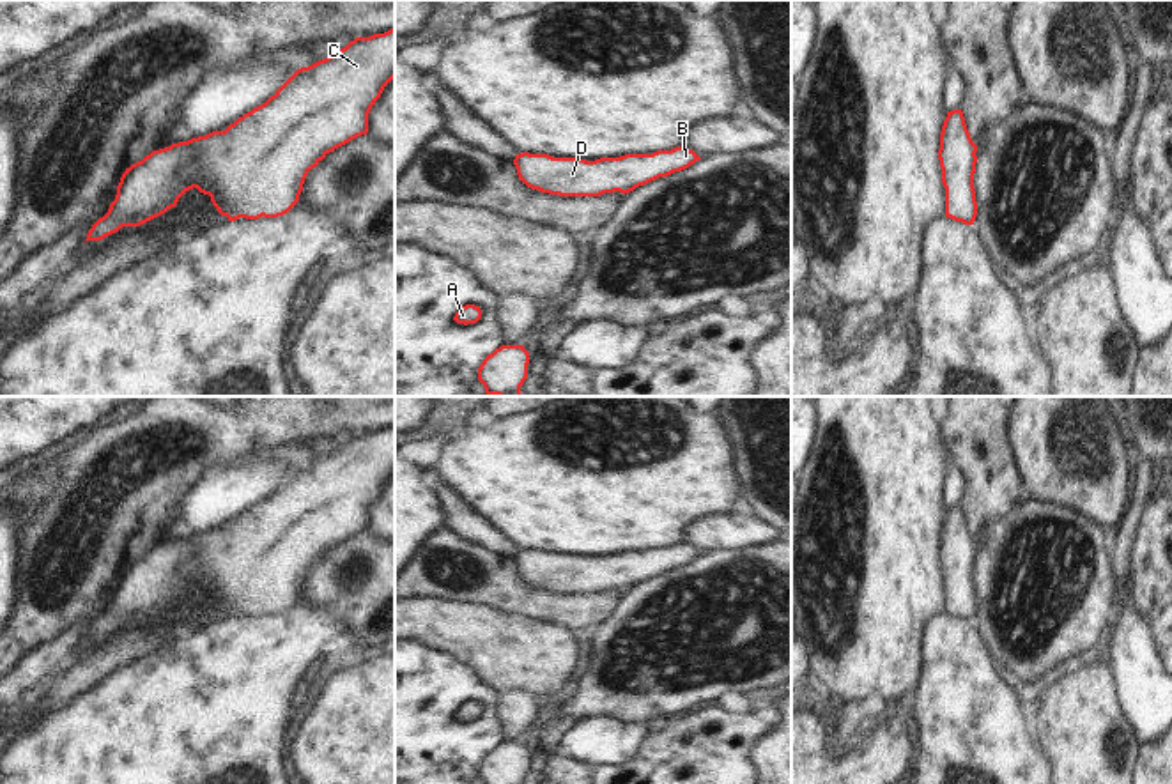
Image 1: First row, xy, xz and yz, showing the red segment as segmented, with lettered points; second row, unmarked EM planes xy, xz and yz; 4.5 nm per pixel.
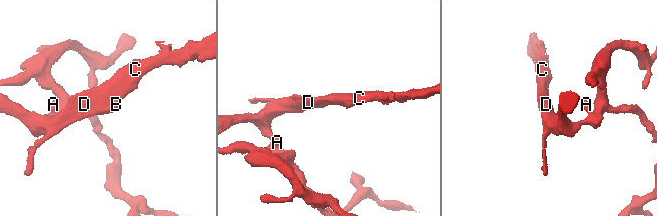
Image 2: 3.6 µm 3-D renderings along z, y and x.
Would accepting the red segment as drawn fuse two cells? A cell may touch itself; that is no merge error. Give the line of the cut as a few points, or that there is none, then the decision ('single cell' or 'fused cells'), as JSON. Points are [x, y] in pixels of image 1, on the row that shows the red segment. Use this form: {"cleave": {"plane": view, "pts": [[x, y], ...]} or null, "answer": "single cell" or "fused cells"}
{"cleave": null, "answer": "single cell"}

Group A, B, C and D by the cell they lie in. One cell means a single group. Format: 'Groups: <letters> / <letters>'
Groups: A B C D.

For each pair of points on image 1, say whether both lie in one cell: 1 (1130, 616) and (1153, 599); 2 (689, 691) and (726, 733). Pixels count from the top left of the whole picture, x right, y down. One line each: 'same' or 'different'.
1: different
2: different

